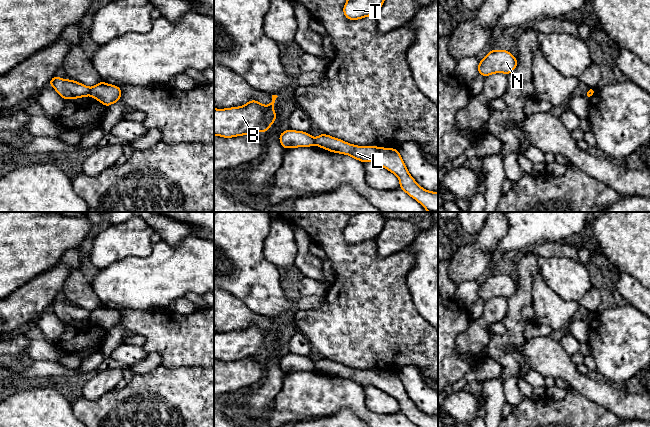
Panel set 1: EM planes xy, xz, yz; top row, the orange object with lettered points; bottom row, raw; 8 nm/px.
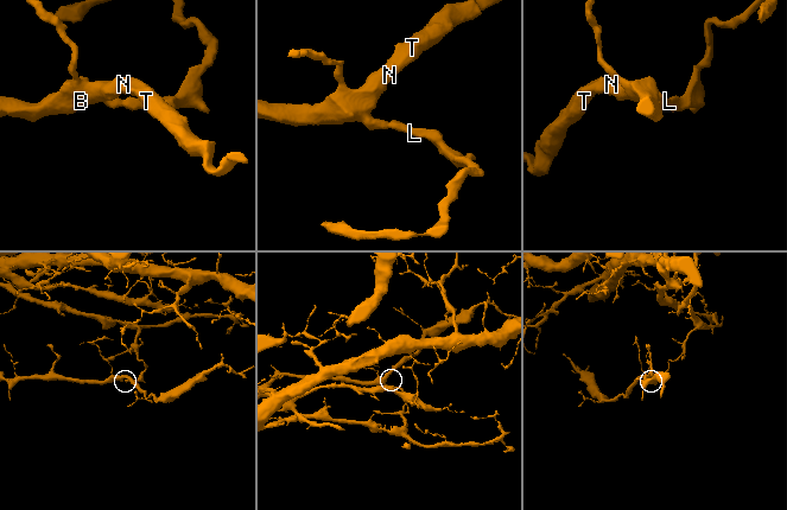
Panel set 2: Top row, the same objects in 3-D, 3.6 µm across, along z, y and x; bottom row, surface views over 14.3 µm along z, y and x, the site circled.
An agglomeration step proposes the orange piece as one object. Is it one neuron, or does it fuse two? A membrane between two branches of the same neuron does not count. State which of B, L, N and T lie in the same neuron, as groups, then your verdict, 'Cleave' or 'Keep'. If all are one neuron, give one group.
Groups: B N T / L. Cleave

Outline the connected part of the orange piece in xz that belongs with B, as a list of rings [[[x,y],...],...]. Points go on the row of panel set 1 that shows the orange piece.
[[[272,95],[272,101],[268,106],[250,100],[240,107],[214,108],[214,135],[231,138],[249,135],[254,131],[264,133],[277,119],[274,112],[274,103],[277,97],[277,95]]]

